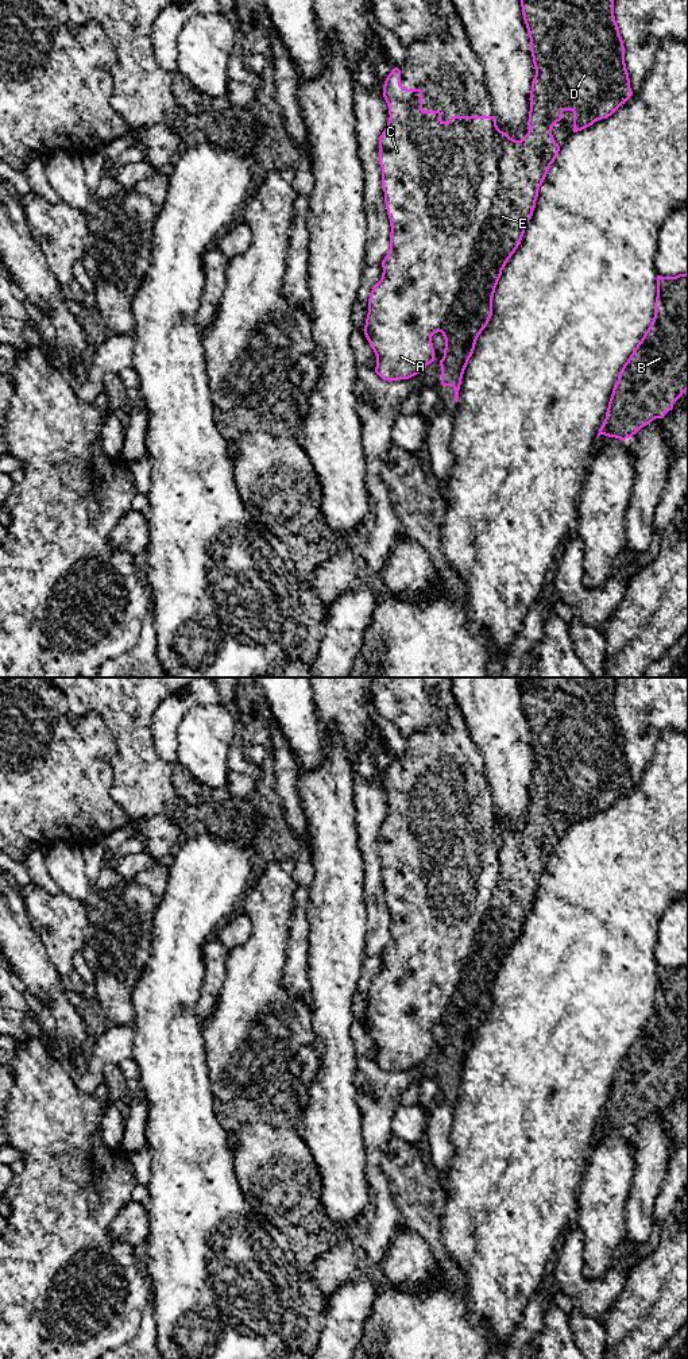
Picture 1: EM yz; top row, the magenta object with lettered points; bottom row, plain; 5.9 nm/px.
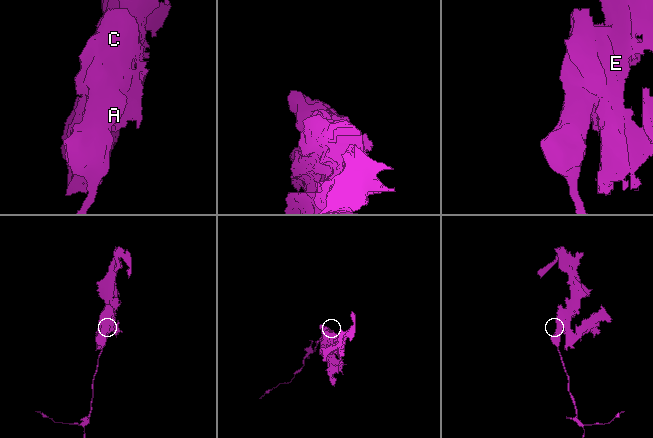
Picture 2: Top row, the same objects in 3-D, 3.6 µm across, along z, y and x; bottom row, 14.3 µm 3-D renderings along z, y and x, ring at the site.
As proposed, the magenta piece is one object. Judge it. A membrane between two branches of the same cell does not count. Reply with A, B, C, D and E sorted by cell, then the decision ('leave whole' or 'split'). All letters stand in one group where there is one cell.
groups A / B C D E; split

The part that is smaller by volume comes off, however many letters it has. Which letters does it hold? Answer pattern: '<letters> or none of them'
A

